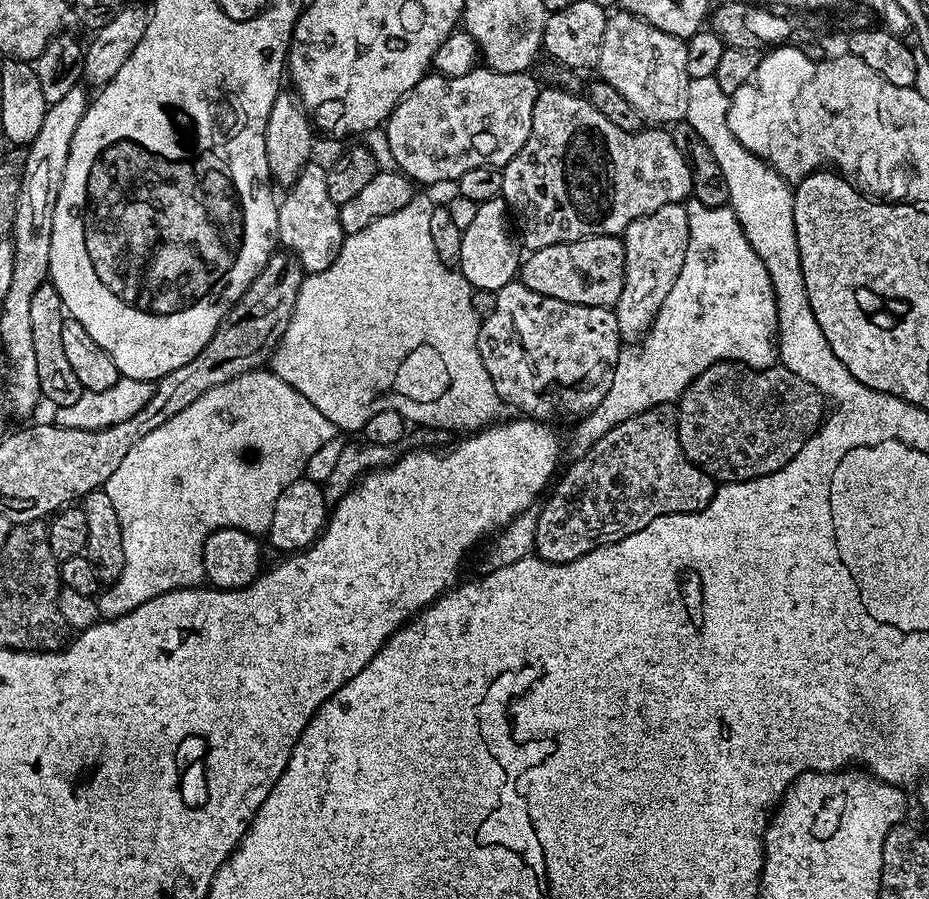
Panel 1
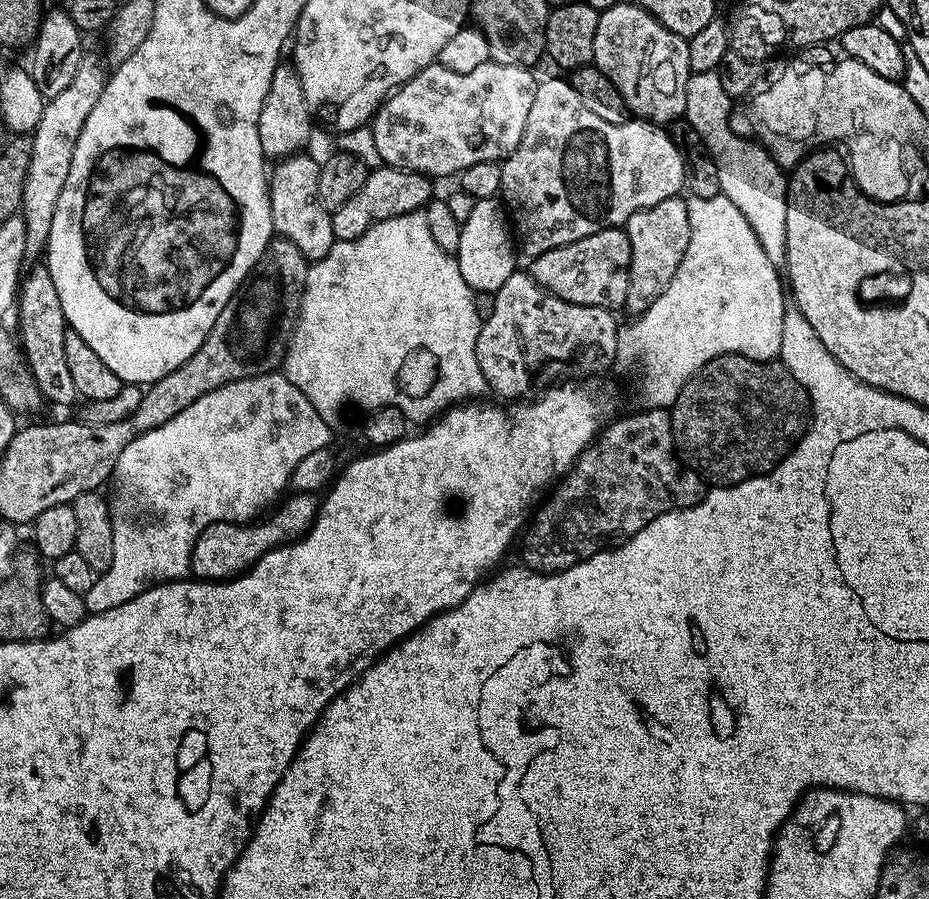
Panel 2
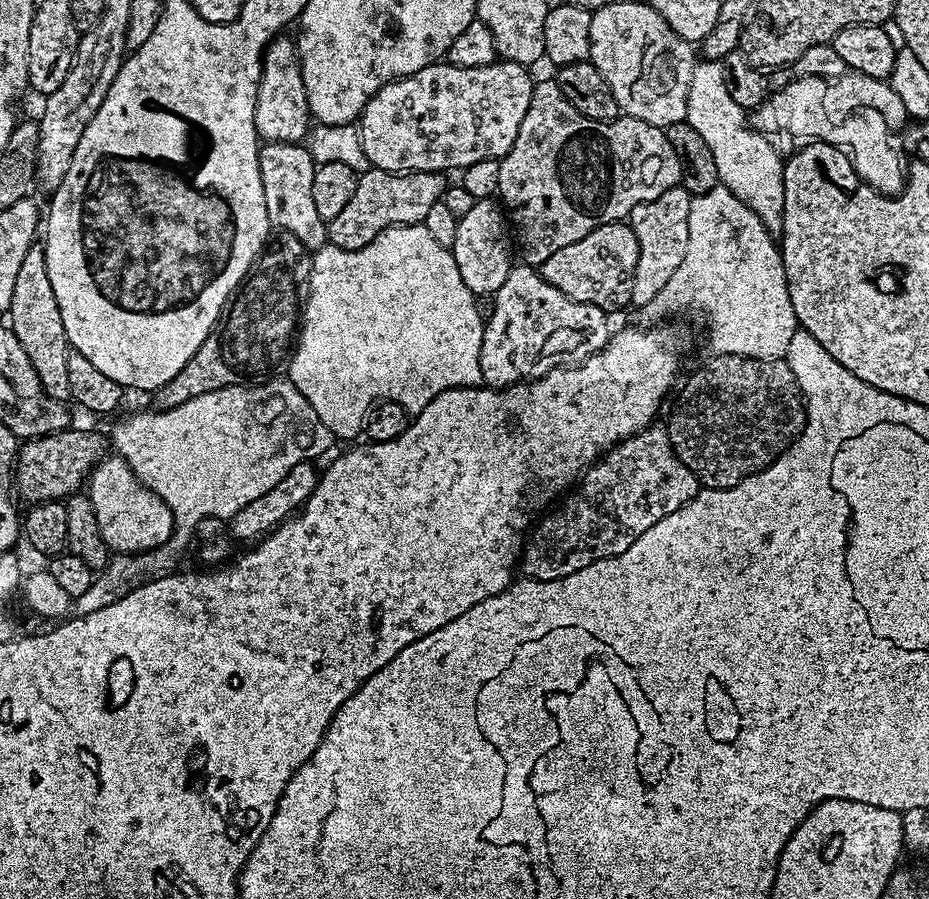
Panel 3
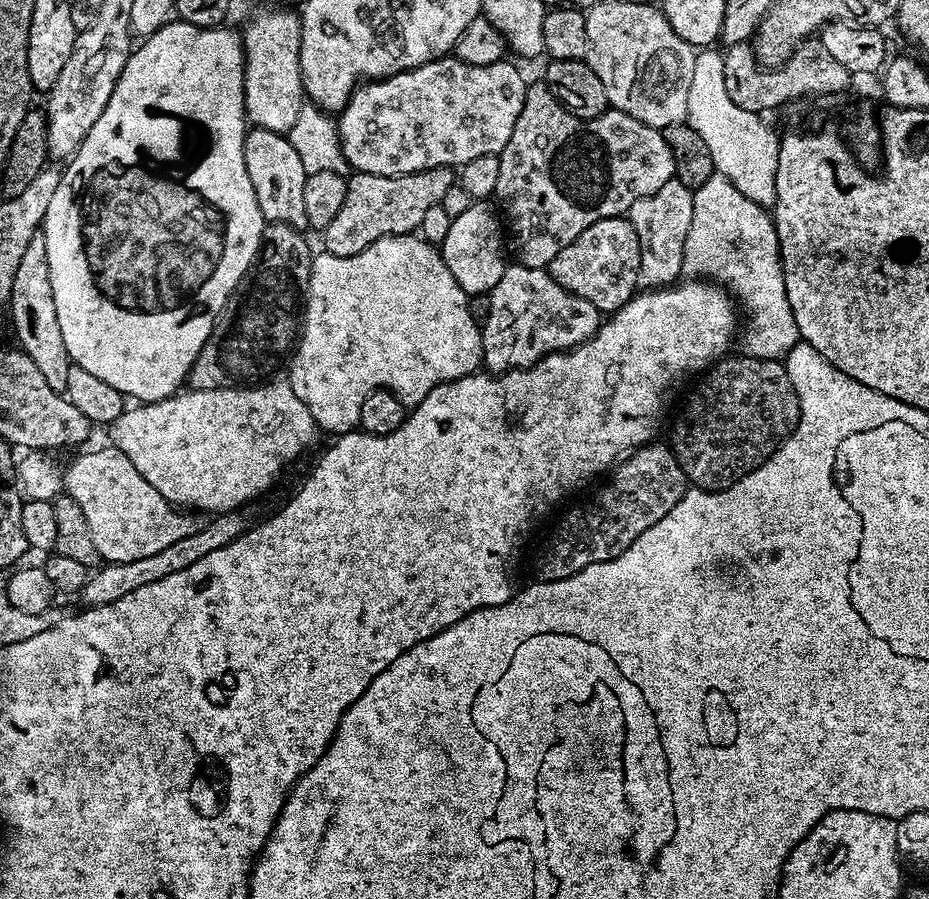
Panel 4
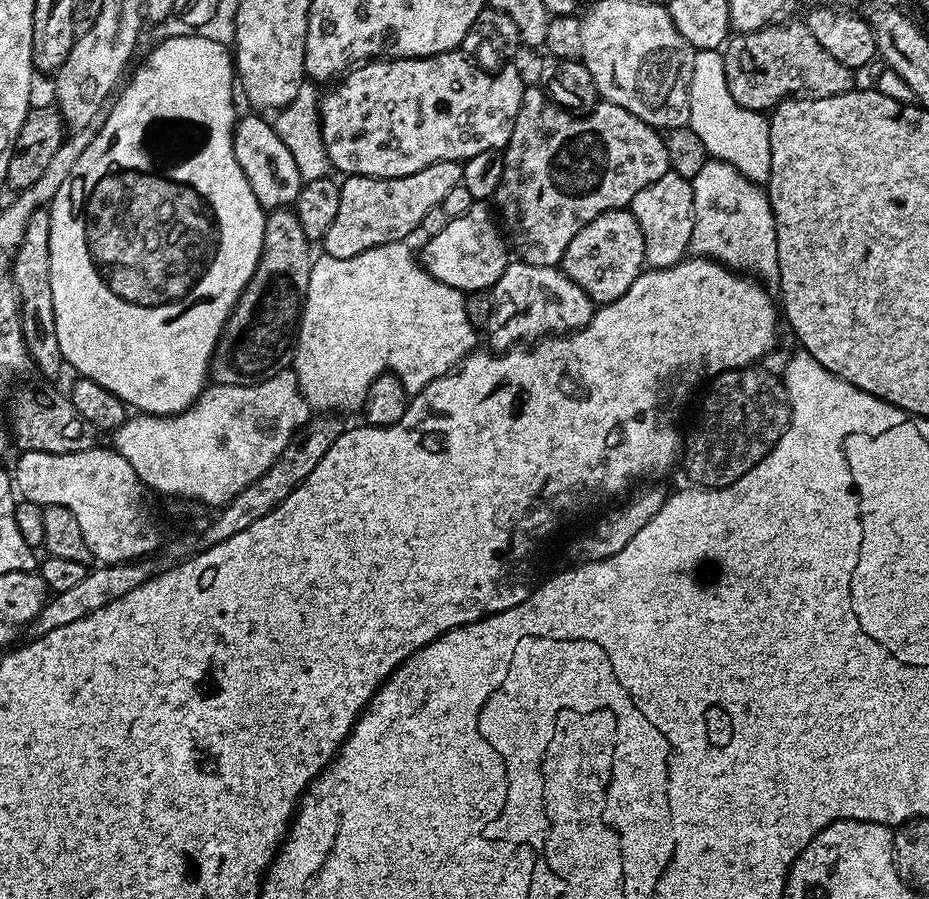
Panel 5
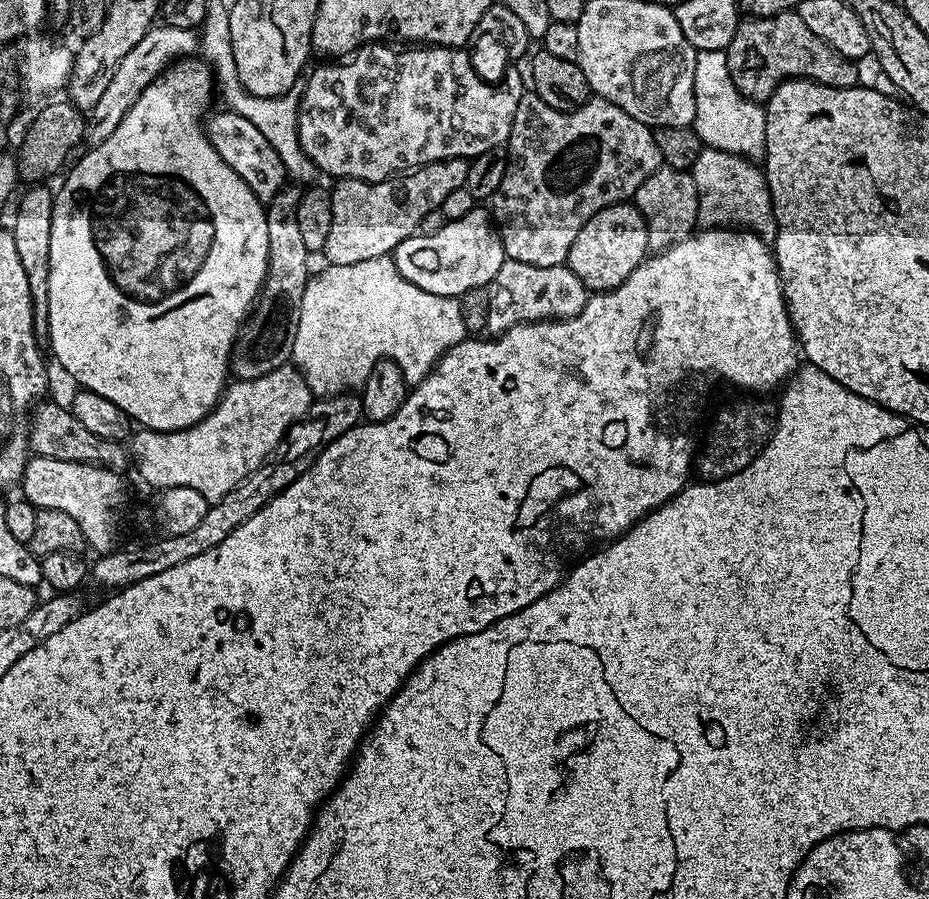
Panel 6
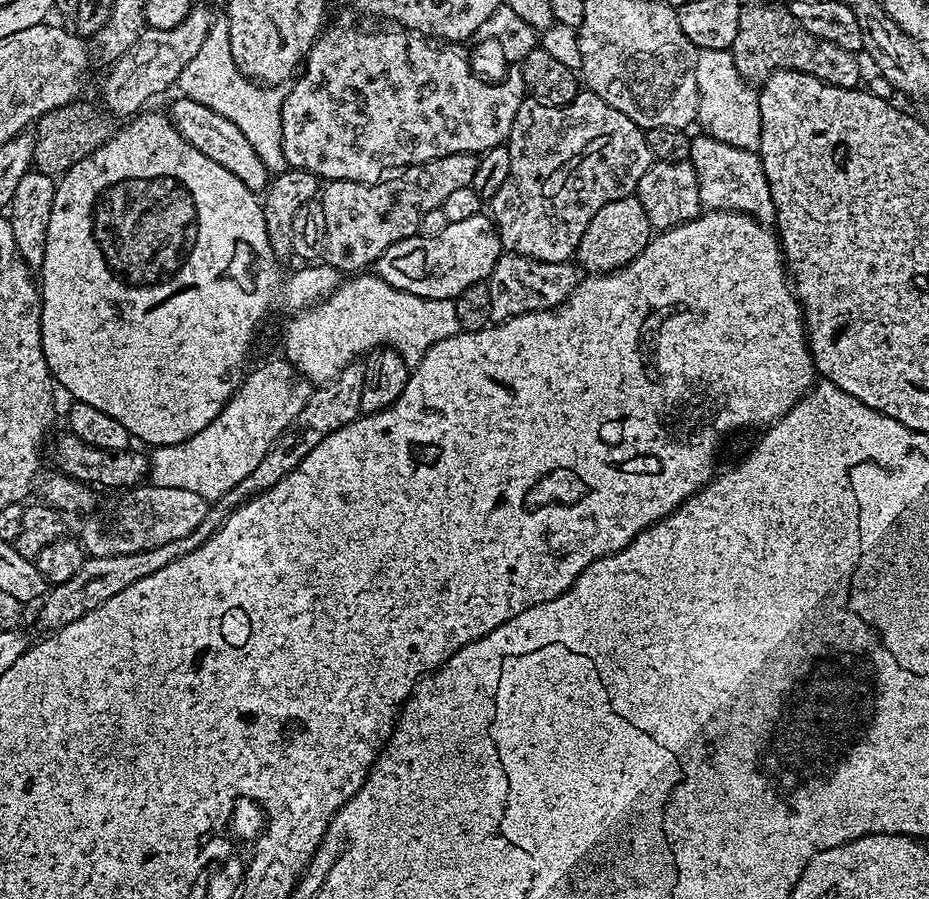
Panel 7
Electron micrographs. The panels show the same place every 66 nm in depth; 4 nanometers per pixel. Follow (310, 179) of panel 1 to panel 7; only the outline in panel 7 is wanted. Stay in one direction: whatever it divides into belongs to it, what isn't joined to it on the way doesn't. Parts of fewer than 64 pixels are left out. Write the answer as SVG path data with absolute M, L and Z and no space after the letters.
M180 94L177 97L172 104L170 119L172 125L178 130L178 134L182 134L182 138L186 138L198 150L202 150L206 158L214 158L218 166L226 166L226 170L230 170L230 174L239 178L250 191L257 194L263 193L270 183L270 173L259 158L258 151L254 150L249 139L242 134L238 126L186 95Z

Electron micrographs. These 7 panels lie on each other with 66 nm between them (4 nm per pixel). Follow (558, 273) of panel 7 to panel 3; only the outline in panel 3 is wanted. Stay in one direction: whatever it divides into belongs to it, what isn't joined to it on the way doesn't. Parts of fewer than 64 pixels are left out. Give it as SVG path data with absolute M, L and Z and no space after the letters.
M513 266L506 282L494 294L494 303L490 318L484 325L482 350L480 351L480 369L482 381L489 388L508 388L529 380L536 380L554 370L561 363L564 352L573 352L577 361L587 356L603 353L609 347L608 328L609 313L598 306L590 306L586 302L574 302L574 298L566 298L562 290L554 290L550 282L543 280L539 271L532 266Z

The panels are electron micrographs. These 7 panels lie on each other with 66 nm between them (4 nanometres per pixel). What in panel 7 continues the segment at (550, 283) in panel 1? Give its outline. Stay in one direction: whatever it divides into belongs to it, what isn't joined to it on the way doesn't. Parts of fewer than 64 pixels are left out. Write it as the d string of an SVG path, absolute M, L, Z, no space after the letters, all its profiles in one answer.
M635 194L618 198L602 206L602 210L598 210L594 218L590 218L580 239L580 245L576 247L575 259L580 260L579 267L581 269L584 267L585 273L611 274L614 269L628 265L631 260L636 260L653 235L650 218L646 218L646 210L642 210L642 202Z

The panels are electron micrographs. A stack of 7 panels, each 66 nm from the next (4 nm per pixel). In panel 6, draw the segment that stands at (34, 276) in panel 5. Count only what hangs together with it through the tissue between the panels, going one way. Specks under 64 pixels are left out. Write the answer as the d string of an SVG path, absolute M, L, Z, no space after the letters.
M48 186L25 187L24 197L16 208L16 221L10 224L14 246L18 250L18 259L22 261L22 270L26 270L26 282L30 286L30 298L34 310L34 330L37 341L48 338L48 295L50 294L50 226L52 211L56 205L53 189Z

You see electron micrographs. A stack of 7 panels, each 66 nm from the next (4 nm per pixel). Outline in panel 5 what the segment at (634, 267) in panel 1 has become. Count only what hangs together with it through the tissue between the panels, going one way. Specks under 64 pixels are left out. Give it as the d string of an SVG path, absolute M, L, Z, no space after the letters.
M670 170L662 174L658 182L650 182L646 190L638 190L632 199L630 210L642 230L644 263L649 269L674 268L689 255L690 238L694 234L692 181Z

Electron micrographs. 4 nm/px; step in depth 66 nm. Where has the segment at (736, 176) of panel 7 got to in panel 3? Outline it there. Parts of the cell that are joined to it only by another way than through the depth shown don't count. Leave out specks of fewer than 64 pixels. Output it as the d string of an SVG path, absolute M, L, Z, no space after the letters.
M718 186L701 196L693 196L690 202L690 242L686 242L686 258L682 258L678 270L674 270L674 274L670 277L670 282L666 282L666 287L650 303L643 305L642 312L645 312L652 320L660 320L663 316L676 316L679 312L701 312L704 315L704 324L708 327L708 344L712 347L713 353L725 352L759 360L785 359L790 350L790 338L794 338L794 334L798 331L794 302L790 302L790 294L786 286L786 270L773 233L766 230L762 218L758 218L758 214L754 214L754 210L750 210L750 206L746 206L746 202L734 198L734 194L730 194L730 190L723 186Z

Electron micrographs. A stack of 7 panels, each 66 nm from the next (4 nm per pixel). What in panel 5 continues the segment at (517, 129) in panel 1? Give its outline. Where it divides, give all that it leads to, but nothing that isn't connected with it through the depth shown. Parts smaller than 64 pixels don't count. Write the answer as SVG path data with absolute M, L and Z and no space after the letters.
M454 51L413 60L381 58L353 67L332 86L337 88L324 92L319 101L321 134L331 167L350 176L398 178L418 174L418 170L426 170L426 166L434 166L434 162L463 162L474 158L474 154L482 154L482 150L507 148L526 81L516 68L504 68L491 76L467 59L471 60Z

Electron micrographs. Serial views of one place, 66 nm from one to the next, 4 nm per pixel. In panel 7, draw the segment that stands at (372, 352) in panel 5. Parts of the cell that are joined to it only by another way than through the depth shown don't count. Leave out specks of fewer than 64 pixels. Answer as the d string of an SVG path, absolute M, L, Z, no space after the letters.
M356 274L345 279L331 296L305 307L297 320L288 324L284 332L283 359L290 361L313 385L325 384L338 375L354 358L360 358L363 352L379 349L381 346L393 348L409 366L415 366L420 357L438 342L450 338L461 331L452 300L427 300L411 292L398 290L394 284L387 284L381 276L375 274Z

